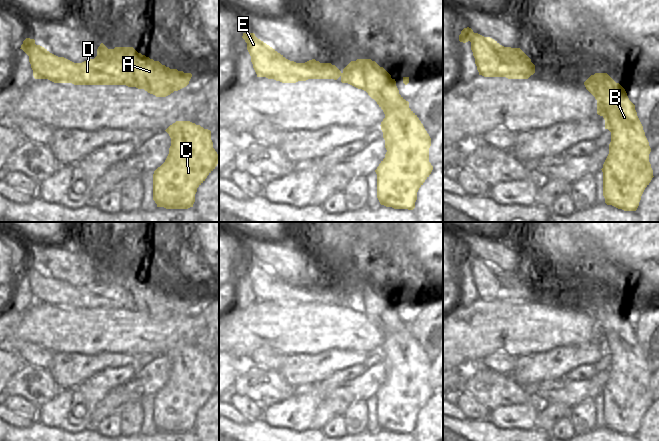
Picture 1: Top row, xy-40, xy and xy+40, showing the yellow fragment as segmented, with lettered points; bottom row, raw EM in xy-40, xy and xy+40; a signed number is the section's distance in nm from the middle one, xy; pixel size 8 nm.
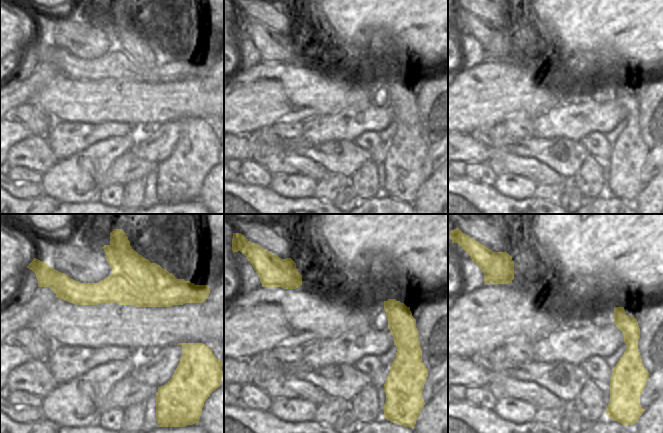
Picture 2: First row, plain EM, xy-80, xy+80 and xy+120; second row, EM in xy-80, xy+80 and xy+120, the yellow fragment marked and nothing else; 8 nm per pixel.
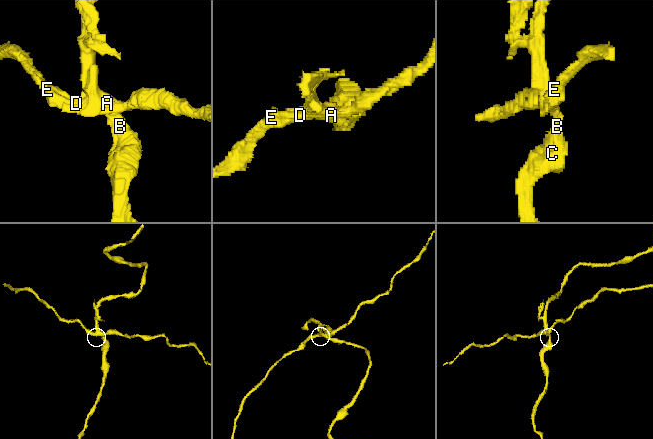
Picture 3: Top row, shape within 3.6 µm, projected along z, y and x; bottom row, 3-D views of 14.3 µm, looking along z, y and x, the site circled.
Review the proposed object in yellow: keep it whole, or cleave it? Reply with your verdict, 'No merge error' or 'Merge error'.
Merge error.

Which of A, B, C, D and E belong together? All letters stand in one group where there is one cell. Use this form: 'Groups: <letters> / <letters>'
Groups: A D E / B C.

